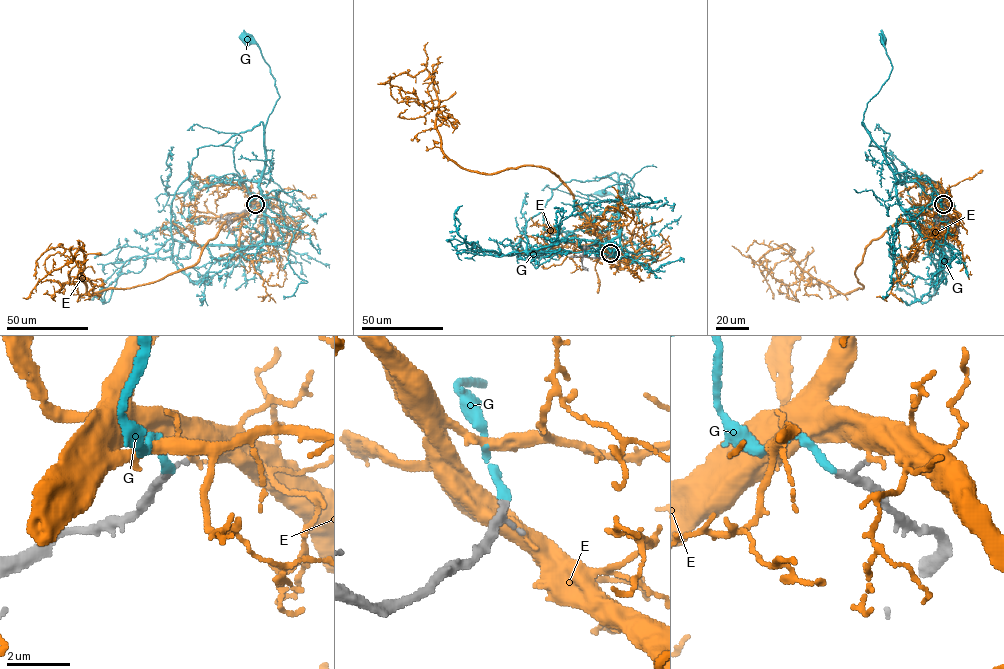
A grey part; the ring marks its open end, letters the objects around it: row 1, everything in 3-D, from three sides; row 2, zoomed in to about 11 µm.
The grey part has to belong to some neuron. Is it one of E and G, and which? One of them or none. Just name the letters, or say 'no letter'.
G

